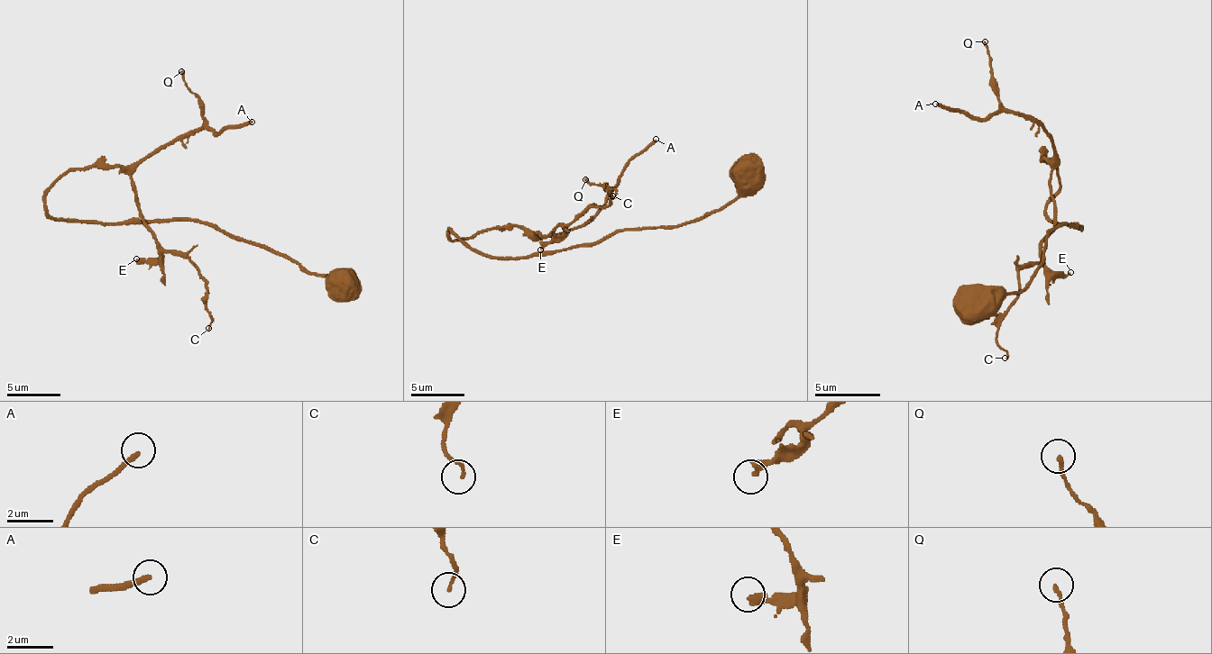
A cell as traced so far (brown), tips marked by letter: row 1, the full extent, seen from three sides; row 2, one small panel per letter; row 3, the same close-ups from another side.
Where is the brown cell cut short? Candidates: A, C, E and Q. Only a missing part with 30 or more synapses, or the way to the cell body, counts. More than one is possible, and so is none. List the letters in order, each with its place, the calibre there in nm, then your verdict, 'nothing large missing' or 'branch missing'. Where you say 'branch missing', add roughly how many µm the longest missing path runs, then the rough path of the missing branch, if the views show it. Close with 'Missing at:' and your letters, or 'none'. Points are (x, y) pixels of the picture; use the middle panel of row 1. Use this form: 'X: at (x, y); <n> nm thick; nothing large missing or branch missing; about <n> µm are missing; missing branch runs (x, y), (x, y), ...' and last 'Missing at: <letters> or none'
A: at (656, 139); 240 nm thick; branch missing; about 170 µm are missing
C: at (612, 195); 110 nm thick; nothing large missing
E: at (540, 249); 320 nm thick; nothing large missing
Q: at (585, 179); 160 nm thick; nothing large missing
Missing at: A

